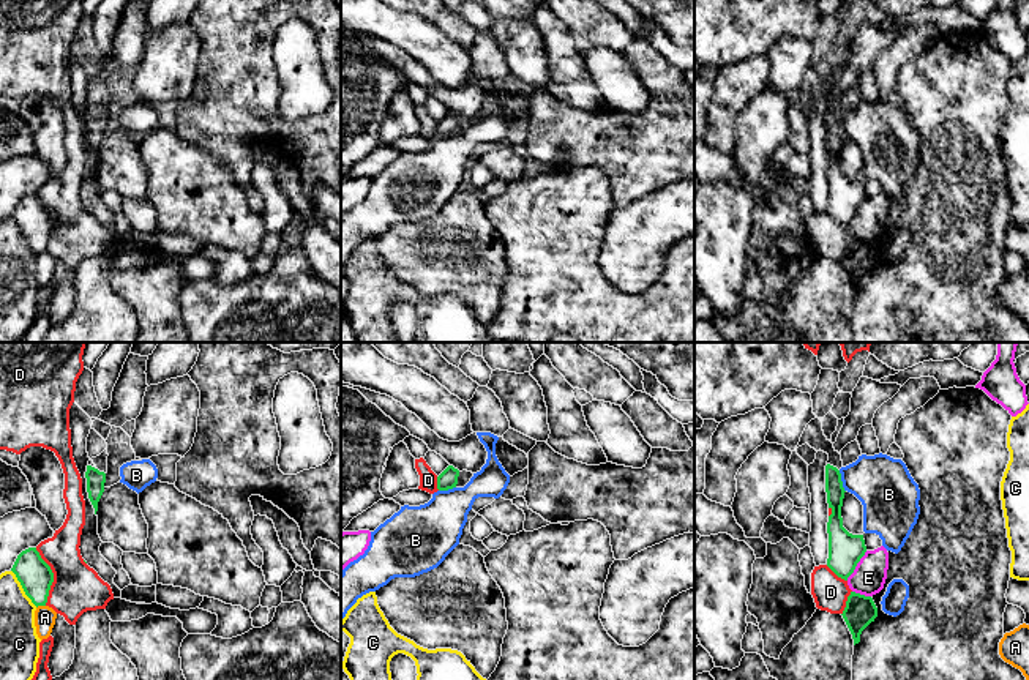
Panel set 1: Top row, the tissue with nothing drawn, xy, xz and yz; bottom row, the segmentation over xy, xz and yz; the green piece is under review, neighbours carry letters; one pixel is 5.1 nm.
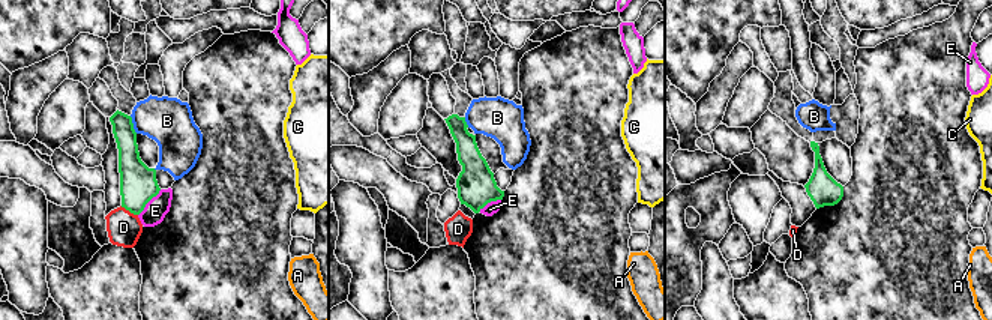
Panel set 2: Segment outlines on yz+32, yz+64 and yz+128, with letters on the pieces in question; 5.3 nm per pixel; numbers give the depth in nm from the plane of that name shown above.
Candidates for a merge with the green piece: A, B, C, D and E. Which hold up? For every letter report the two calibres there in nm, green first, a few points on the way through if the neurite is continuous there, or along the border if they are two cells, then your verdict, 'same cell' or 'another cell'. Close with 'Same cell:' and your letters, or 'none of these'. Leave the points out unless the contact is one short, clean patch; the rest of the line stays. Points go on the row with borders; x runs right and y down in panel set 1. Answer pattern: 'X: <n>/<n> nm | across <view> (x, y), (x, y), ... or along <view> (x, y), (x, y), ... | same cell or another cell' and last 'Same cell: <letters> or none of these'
A: 170/110 nm | another cell
B: 100/300 nm | another cell
C: 170/190 nm | another cell
D: 170/260 nm | another cell
E: 180/170 nm | another cell
Same cell: none of these

